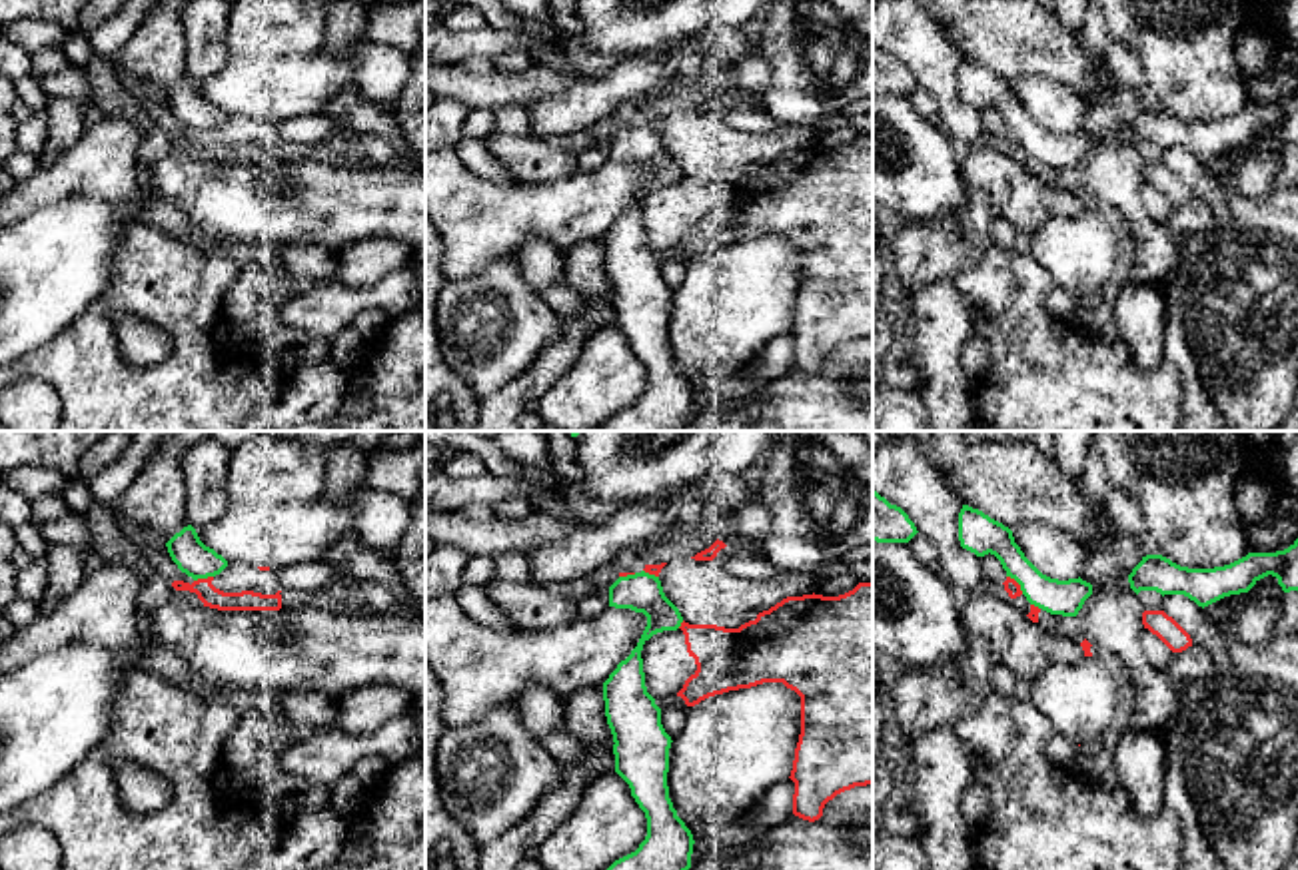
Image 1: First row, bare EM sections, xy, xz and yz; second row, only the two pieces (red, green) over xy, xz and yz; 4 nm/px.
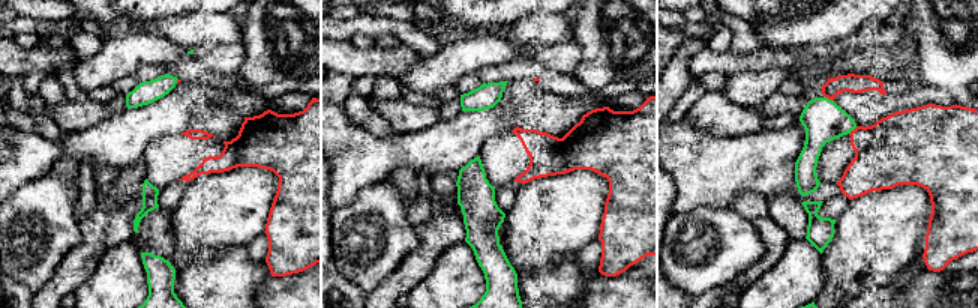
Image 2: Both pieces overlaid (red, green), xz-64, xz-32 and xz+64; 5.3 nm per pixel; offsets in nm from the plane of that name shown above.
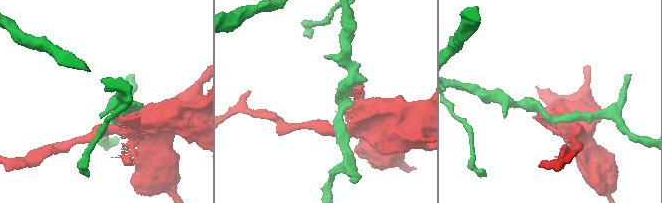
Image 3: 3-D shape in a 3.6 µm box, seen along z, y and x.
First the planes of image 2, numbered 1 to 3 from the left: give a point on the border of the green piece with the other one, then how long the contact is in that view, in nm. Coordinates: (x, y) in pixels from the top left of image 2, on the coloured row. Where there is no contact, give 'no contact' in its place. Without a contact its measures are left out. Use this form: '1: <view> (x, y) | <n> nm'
1: no contact
2: no contact
3: xz+64 (828, 98) | 70 nm

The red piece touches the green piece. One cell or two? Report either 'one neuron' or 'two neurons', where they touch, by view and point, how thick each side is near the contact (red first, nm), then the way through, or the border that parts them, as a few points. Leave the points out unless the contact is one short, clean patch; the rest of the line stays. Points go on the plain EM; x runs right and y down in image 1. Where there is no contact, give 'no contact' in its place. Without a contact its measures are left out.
two neurons | yz (1017, 136) | 60/160 nm | along yz (1007, 128), (1023, 146)

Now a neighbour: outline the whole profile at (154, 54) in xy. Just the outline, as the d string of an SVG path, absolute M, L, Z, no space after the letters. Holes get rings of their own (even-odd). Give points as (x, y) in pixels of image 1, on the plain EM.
M156 0L124 48L110 58L110 66L128 72L164 98L188 80L186 38L180 22L184 2Z

